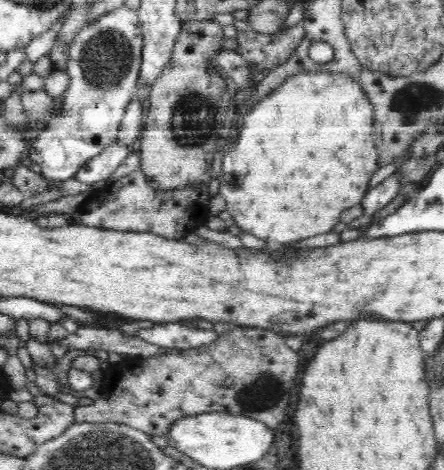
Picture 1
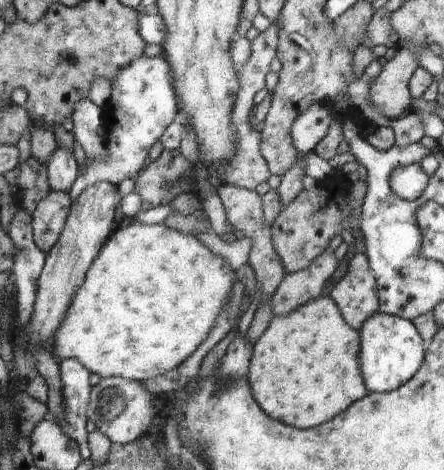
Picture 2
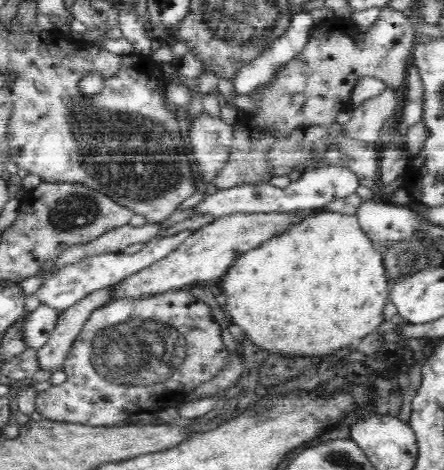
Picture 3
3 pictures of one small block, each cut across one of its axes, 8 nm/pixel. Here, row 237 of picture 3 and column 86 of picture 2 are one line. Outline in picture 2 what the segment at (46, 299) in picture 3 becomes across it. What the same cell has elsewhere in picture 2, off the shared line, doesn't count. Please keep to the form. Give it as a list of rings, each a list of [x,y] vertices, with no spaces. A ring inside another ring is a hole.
[[[162,54],[158,57],[142,55],[123,68],[111,82],[111,95],[103,109],[108,118],[108,140],[104,139],[108,155],[86,158],[84,165],[79,166],[78,176],[69,190],[71,200],[76,200],[84,188],[96,182],[118,185],[124,178],[135,181],[142,172],[149,161],[148,150],[156,144],[179,113],[174,78],[166,57]]]

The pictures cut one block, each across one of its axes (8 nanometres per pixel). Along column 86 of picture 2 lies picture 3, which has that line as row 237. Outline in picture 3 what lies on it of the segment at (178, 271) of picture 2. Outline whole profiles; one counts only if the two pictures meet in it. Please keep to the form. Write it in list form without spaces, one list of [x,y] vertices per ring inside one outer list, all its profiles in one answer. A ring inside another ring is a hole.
[[[326,210],[312,211],[284,234],[240,256],[218,284],[226,295],[225,312],[232,314],[229,320],[234,320],[254,345],[274,354],[300,358],[332,354],[354,338],[364,338],[376,330],[382,324],[382,308],[390,290],[382,254],[360,228],[356,214]]]

